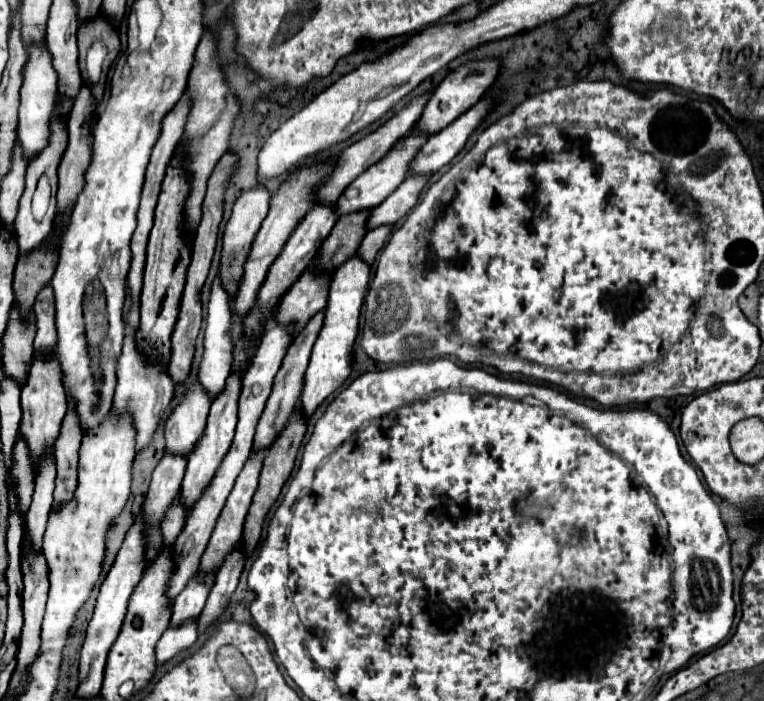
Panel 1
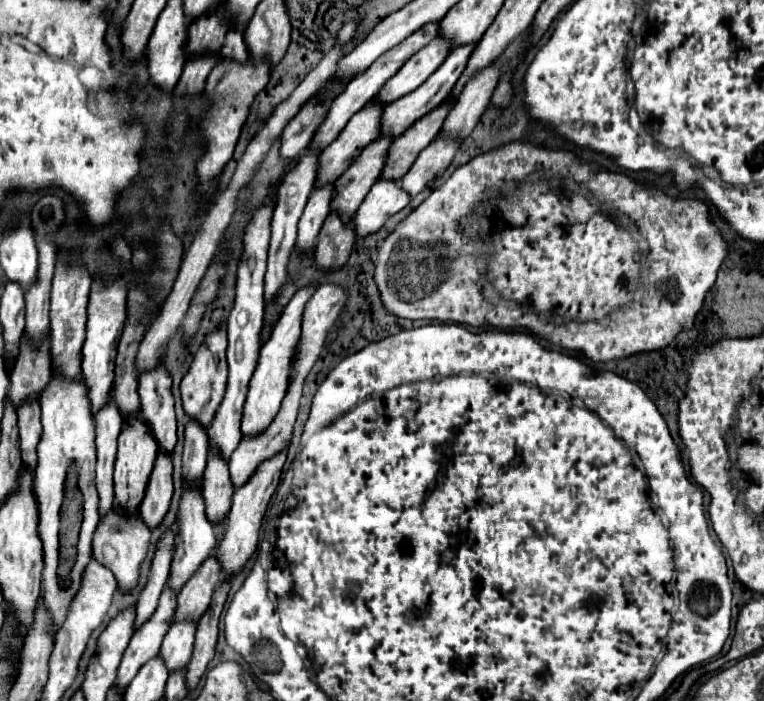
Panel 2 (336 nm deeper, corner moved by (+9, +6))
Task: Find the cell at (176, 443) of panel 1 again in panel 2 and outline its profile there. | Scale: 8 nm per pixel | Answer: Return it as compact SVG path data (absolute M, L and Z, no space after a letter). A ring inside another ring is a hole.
M184 490L180 500L180 510L178 510L178 522L180 522L180 534L176 538L176 548L174 548L174 556L170 564L170 576L166 582L174 594L182 590L182 586L194 576L200 564L212 556L212 550L216 548L214 526L208 522L208 518L204 518L204 502L200 494L188 494L188 490Z

